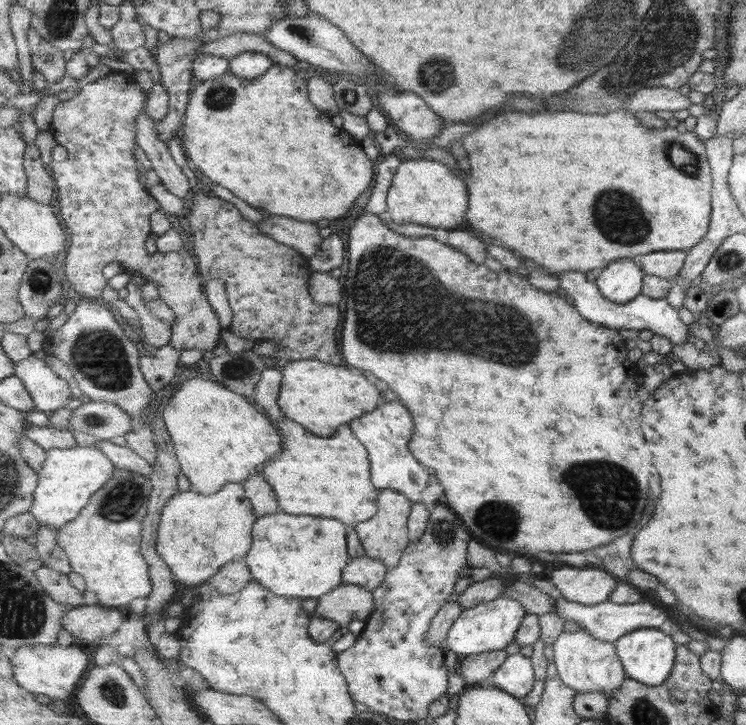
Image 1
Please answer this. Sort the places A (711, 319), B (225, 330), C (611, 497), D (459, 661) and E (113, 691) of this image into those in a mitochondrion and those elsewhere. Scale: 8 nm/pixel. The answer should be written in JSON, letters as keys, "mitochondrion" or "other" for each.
{"A":"other","B":"other","C":"mitochondrion","D":"other","E":"mitochondrion"}

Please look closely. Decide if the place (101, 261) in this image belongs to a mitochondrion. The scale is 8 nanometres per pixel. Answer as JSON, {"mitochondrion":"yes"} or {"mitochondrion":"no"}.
{"mitochondrion":"no"}

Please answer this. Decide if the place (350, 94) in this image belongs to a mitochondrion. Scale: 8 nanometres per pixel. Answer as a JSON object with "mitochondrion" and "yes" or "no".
{"mitochondrion":"yes"}

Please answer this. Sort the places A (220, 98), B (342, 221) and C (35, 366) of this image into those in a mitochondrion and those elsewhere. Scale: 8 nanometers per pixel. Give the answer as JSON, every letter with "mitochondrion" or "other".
{"A":"mitochondrion","B":"other","C":"other"}

